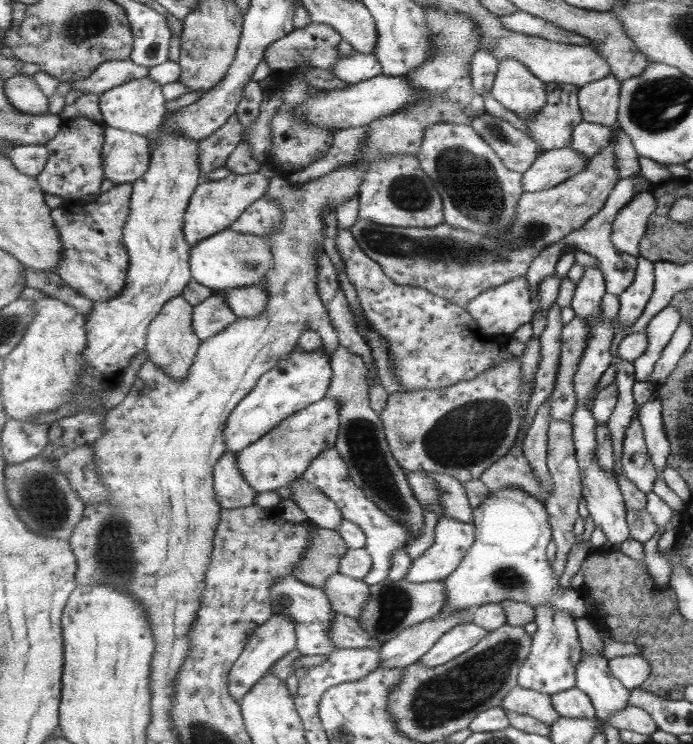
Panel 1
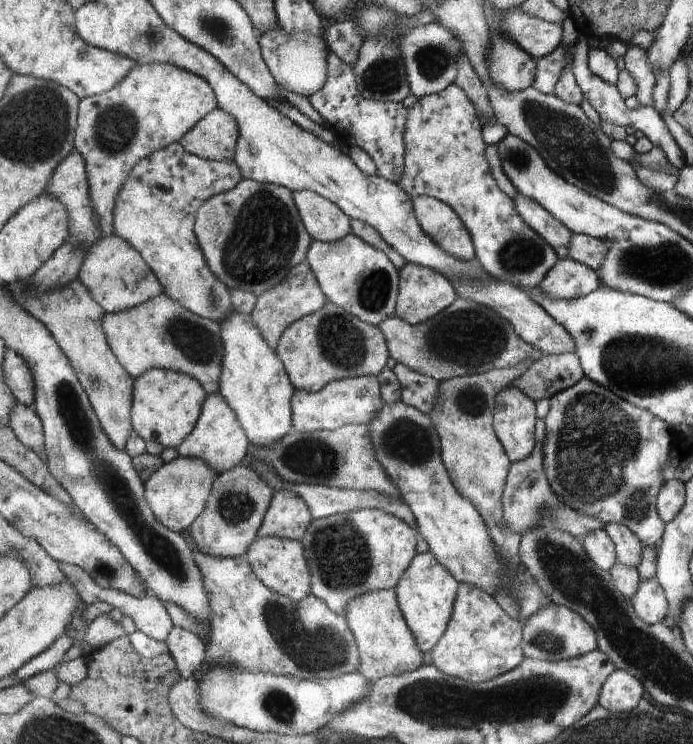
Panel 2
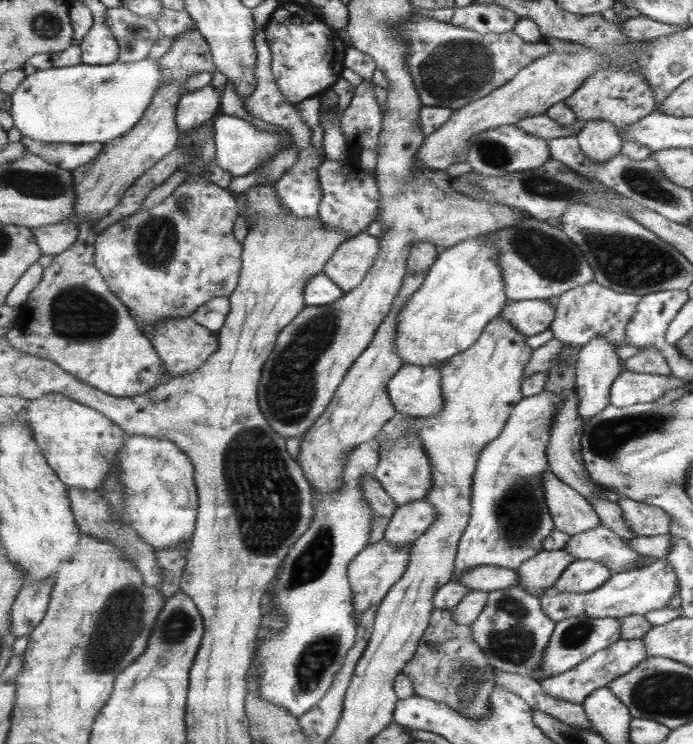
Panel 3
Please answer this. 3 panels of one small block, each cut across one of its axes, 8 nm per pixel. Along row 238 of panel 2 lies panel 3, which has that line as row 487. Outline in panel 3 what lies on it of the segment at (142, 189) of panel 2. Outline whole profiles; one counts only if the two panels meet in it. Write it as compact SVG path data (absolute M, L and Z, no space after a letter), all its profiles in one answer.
M130 435L119 455L119 482L126 494L126 509L131 525L135 527L143 540L156 549L172 547L191 540L196 531L200 492L197 487L195 465L186 452L169 437L149 435Z

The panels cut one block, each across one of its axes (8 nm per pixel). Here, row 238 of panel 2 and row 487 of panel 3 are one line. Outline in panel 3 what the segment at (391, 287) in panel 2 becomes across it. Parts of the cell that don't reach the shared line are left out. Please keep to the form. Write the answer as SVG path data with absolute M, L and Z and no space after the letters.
M369 441L368 443L360 444L357 448L353 449L353 452L348 454L347 464L344 466L345 484L343 484L342 491L338 492L338 495L323 495L318 498L314 504L314 518L312 523L309 525L307 532L297 540L297 542L290 547L289 554L284 560L282 565L282 573L274 586L274 608L278 608L284 616L286 616L286 626L281 629L278 633L271 635L261 646L260 651L260 682L261 682L261 695L269 701L283 709L287 709L293 717L301 717L305 713L311 711L317 704L321 703L323 697L327 695L333 681L336 679L336 674L344 667L344 662L348 652L356 646L356 638L359 634L359 626L354 621L354 612L356 612L356 604L354 603L354 592L352 582L348 573L350 564L353 559L357 558L357 555L363 551L369 543L369 536L371 536L371 524L373 524L373 509L368 507L368 502L364 499L364 492L362 491L361 483L363 483L363 476L369 474L371 477L376 475L378 464L380 464L380 442Z

